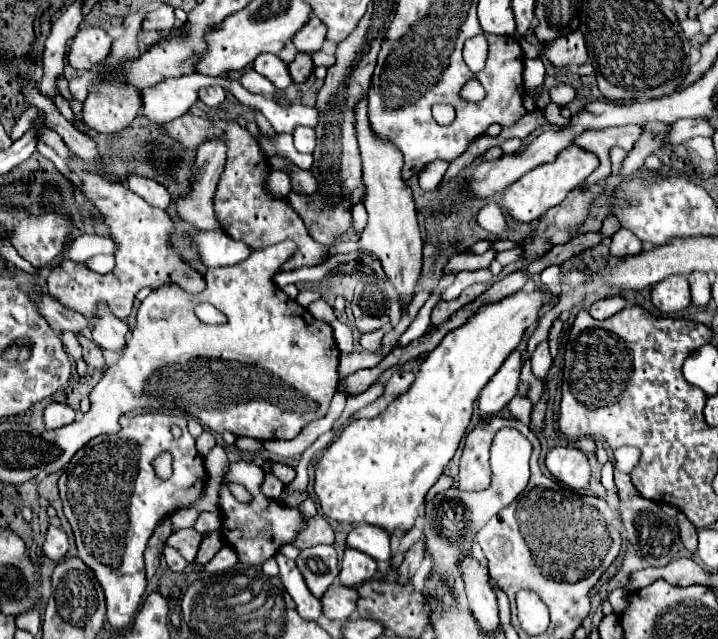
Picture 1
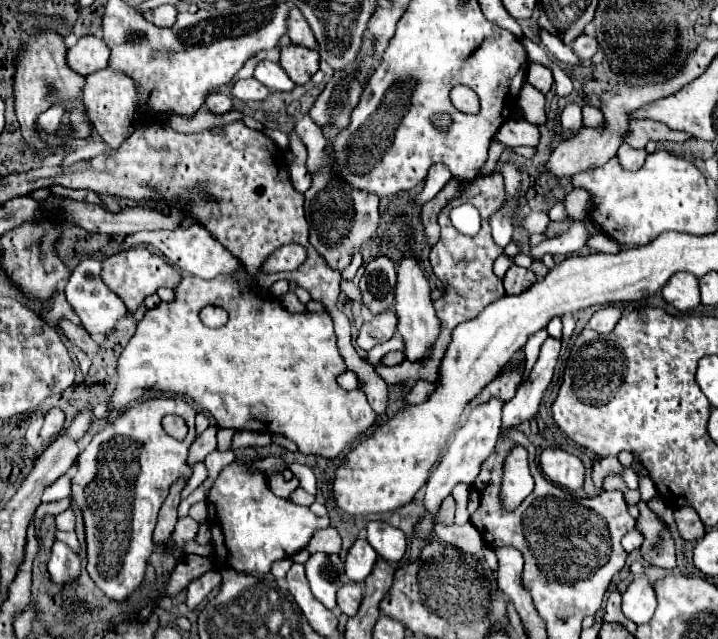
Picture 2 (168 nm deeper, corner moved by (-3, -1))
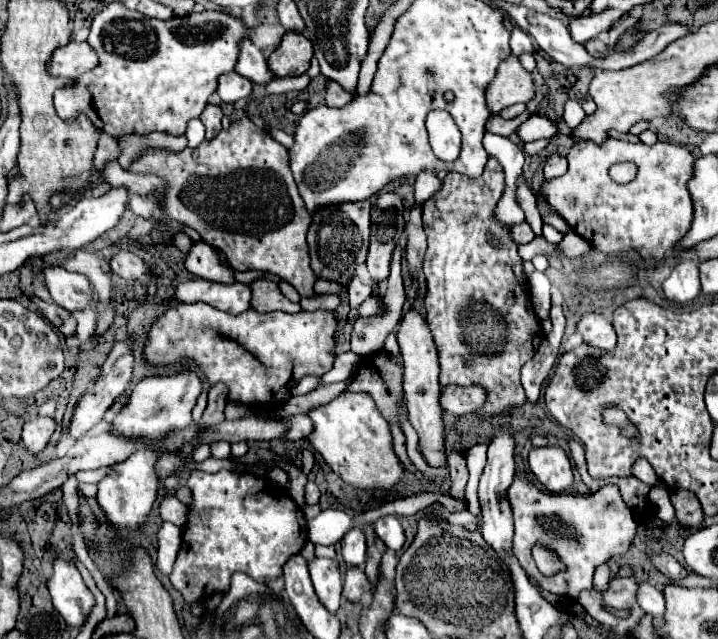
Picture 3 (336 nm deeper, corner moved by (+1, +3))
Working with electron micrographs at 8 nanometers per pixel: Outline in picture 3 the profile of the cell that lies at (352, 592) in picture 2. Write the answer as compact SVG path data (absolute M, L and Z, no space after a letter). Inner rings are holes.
M348 567L344 577L344 597L350 601L360 601L362 593L370 593L370 591L372 591L372 585L368 583L364 569Z

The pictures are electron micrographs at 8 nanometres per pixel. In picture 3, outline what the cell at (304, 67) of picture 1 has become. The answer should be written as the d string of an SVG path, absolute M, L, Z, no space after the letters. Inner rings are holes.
M286 31L280 47L268 57L268 69L278 77L302 75L310 67L312 45L304 33Z

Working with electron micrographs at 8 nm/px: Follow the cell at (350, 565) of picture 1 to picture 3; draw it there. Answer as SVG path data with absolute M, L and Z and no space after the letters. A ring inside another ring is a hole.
M352 527L344 537L342 537L342 557L348 565L358 565L362 567L366 561L366 539L362 529Z

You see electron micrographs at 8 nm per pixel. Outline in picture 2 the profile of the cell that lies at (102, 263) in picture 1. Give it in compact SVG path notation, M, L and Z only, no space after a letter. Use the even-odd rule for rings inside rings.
M84 259L78 263L78 267L72 271L66 287L64 287L64 295L66 301L70 303L70 307L74 309L74 313L82 319L84 329L90 335L108 335L110 331L116 329L118 321L126 317L126 305L122 303L120 297L116 297L100 279L100 271L102 271L102 259Z

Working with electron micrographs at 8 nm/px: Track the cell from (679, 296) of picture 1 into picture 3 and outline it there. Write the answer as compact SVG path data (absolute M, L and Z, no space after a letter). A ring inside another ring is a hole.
M682 259L662 283L662 289L670 301L686 303L692 301L700 293L700 277L698 263L690 259Z

